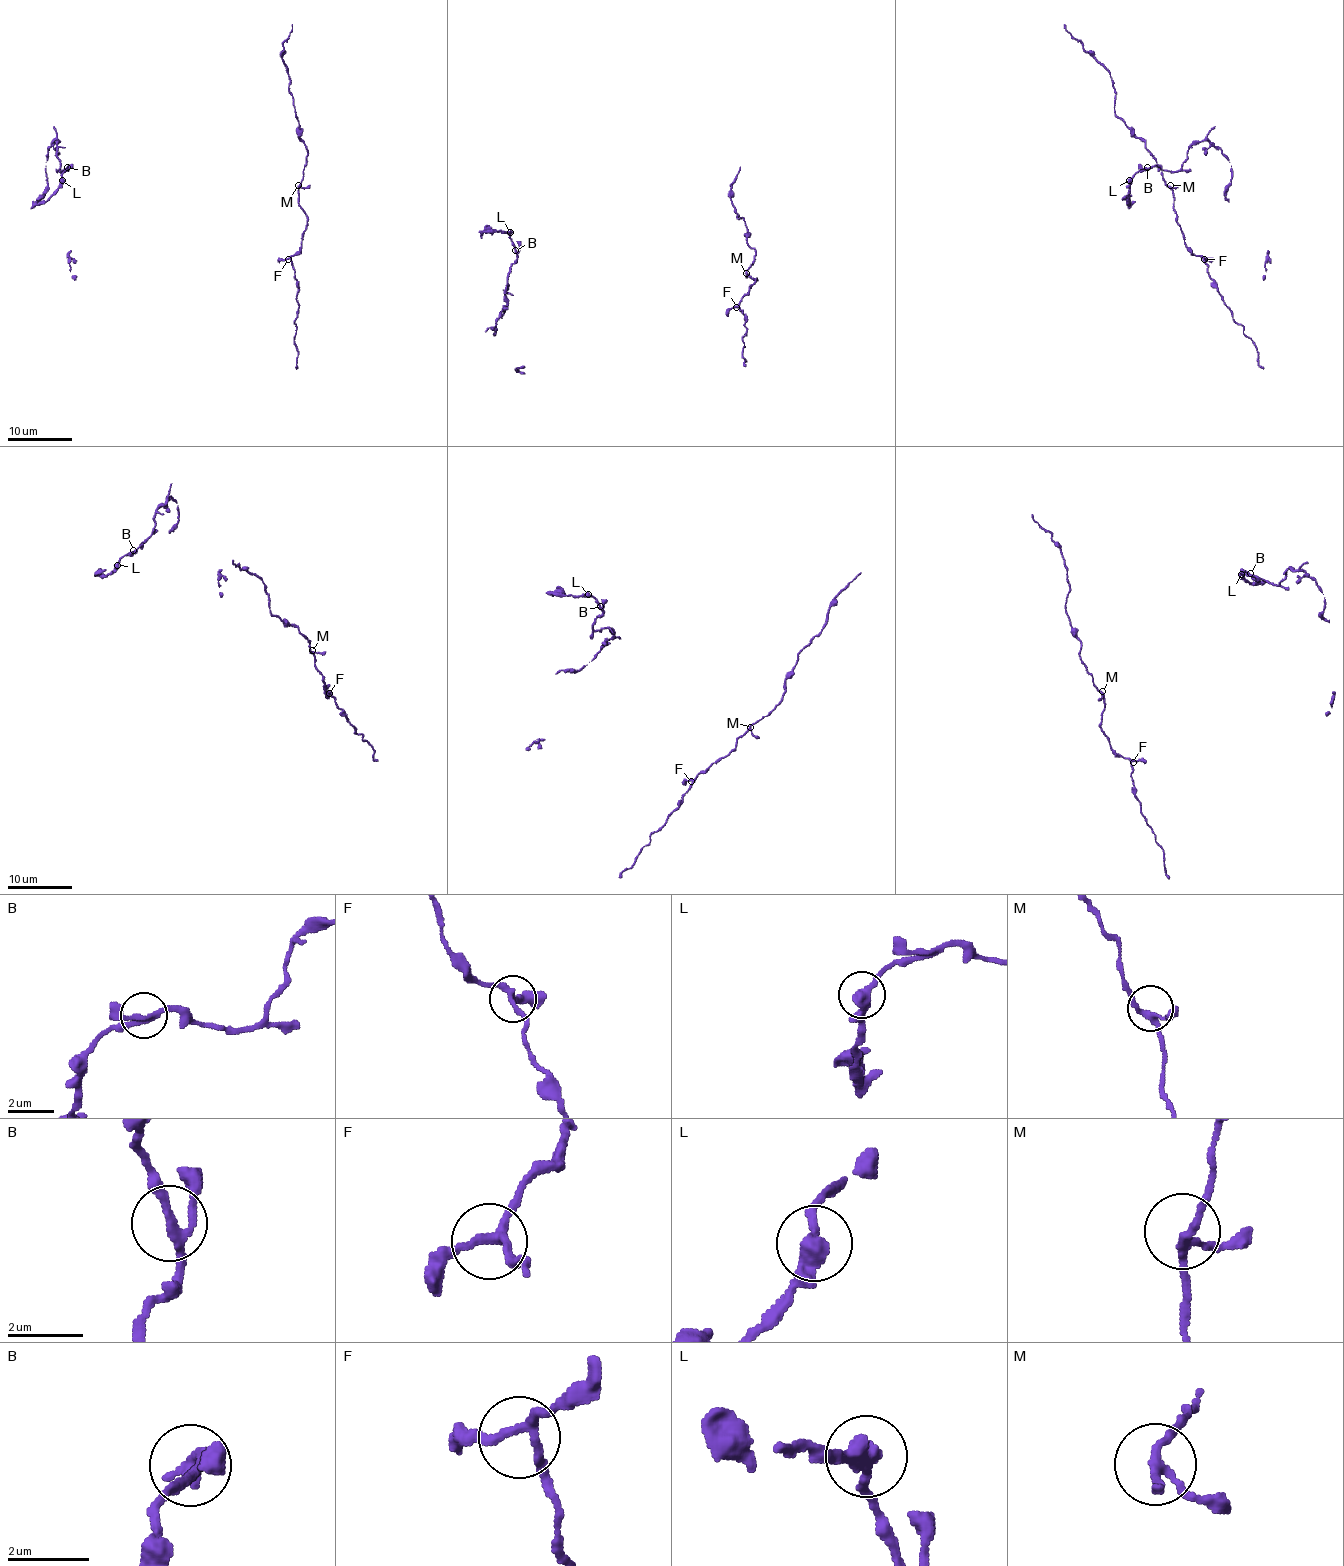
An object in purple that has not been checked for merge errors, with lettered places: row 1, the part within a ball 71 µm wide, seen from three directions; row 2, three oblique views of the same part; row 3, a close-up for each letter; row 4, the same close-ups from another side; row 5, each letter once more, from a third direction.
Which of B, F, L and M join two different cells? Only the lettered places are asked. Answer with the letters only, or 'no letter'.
no letter

